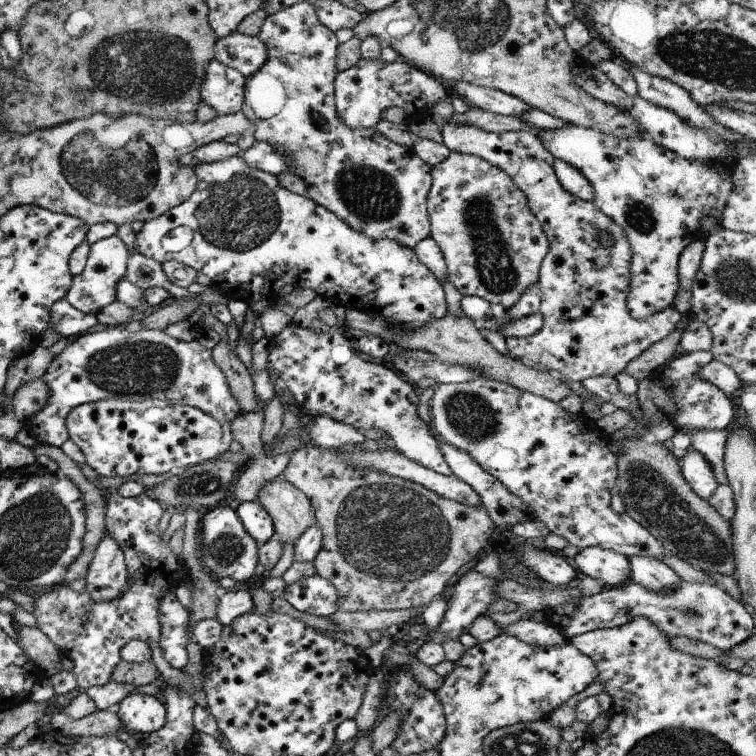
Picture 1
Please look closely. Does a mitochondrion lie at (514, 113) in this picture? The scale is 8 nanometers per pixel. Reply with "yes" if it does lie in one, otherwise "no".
no

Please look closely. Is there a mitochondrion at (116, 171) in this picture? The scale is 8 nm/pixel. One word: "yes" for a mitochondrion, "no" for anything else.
yes

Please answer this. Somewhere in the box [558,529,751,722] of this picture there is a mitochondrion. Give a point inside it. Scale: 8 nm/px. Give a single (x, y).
(692, 611)

